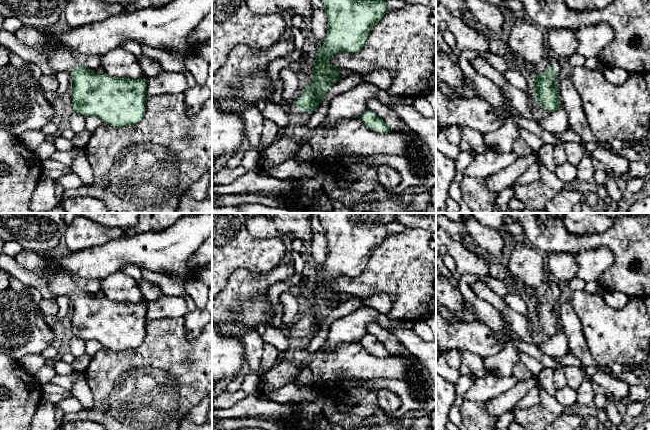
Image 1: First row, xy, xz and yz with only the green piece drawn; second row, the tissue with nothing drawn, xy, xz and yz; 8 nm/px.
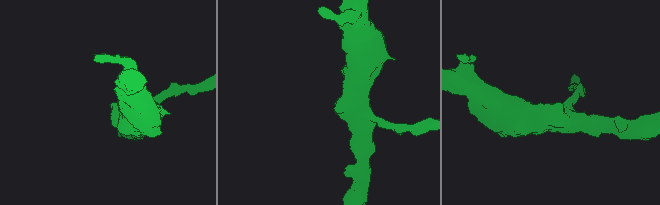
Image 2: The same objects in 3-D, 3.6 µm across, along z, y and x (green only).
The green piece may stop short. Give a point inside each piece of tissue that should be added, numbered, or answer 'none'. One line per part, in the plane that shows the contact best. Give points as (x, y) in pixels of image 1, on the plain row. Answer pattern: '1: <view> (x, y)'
1: xz (287, 331)

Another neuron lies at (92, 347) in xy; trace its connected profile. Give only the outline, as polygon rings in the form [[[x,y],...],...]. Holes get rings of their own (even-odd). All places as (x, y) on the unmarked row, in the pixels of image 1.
[[[89,340],[89,341],[86,342],[86,353],[89,356],[95,355],[102,348],[103,348],[103,346],[95,340]]]

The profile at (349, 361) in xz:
[[[359,343],[339,345],[332,350],[320,348],[316,353],[311,353],[308,347],[289,349],[279,356],[281,359],[260,376],[257,395],[265,400],[272,400],[275,390],[297,380],[304,365],[312,373],[313,384],[318,389],[338,380],[405,380],[408,376],[407,358],[391,356],[384,359],[369,353]]]

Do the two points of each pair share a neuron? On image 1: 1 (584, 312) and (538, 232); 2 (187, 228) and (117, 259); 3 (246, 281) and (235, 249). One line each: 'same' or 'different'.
1: different
2: same
3: different

